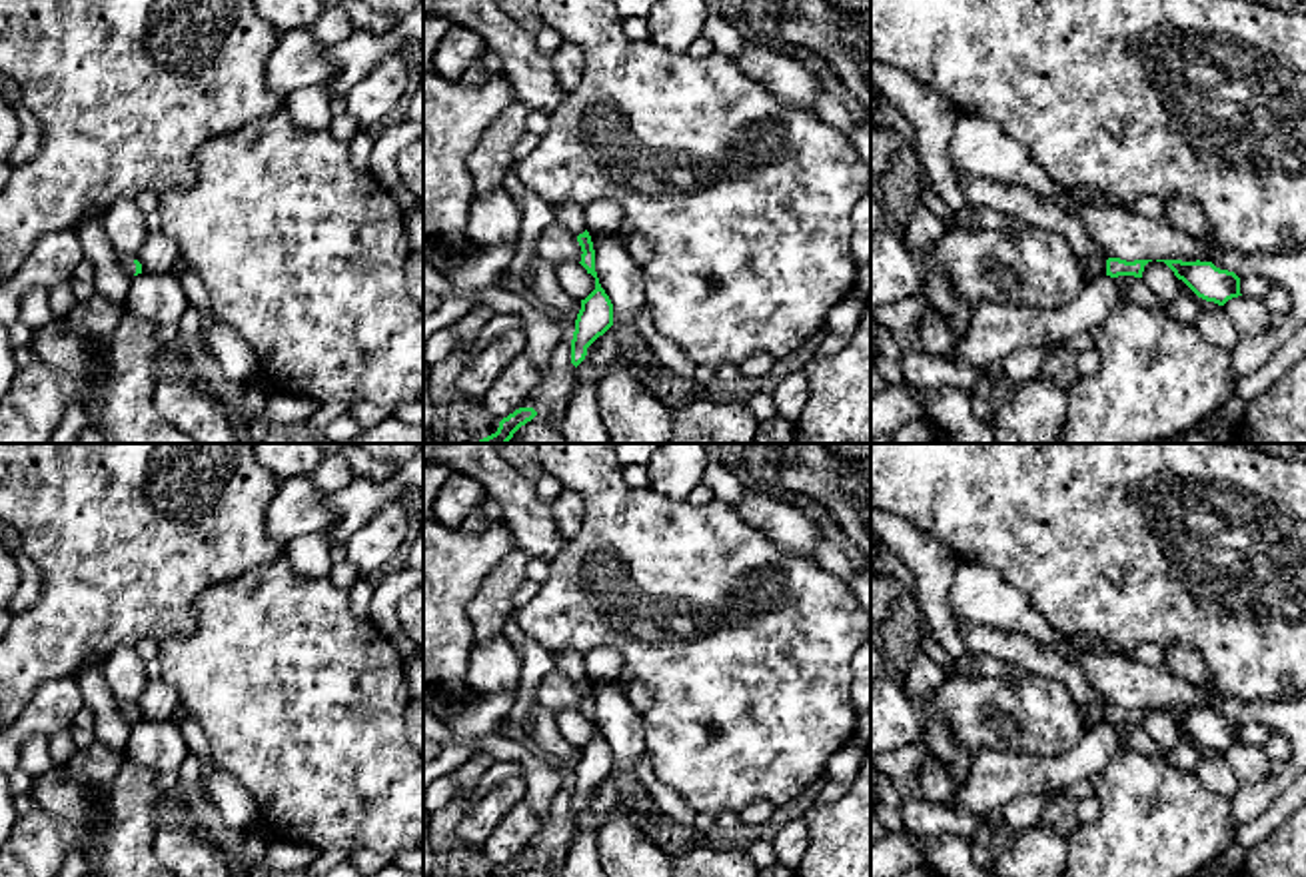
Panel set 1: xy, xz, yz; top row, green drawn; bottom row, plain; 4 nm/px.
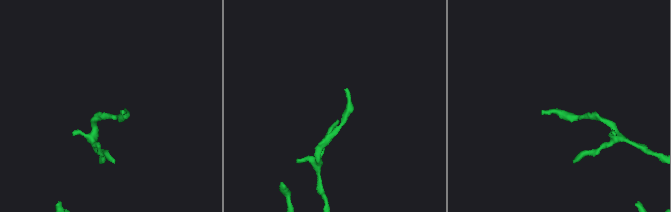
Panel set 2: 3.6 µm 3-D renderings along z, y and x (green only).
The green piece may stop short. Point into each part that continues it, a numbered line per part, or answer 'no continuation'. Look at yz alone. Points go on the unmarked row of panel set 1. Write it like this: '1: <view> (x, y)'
1: yz (1091, 722)

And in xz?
1: xz (570, 662)

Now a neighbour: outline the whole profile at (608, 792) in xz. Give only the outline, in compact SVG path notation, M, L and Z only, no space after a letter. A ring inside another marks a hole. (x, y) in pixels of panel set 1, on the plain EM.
M613 773L601 783L599 797L595 801L595 817L603 823L617 805L617 781Z

